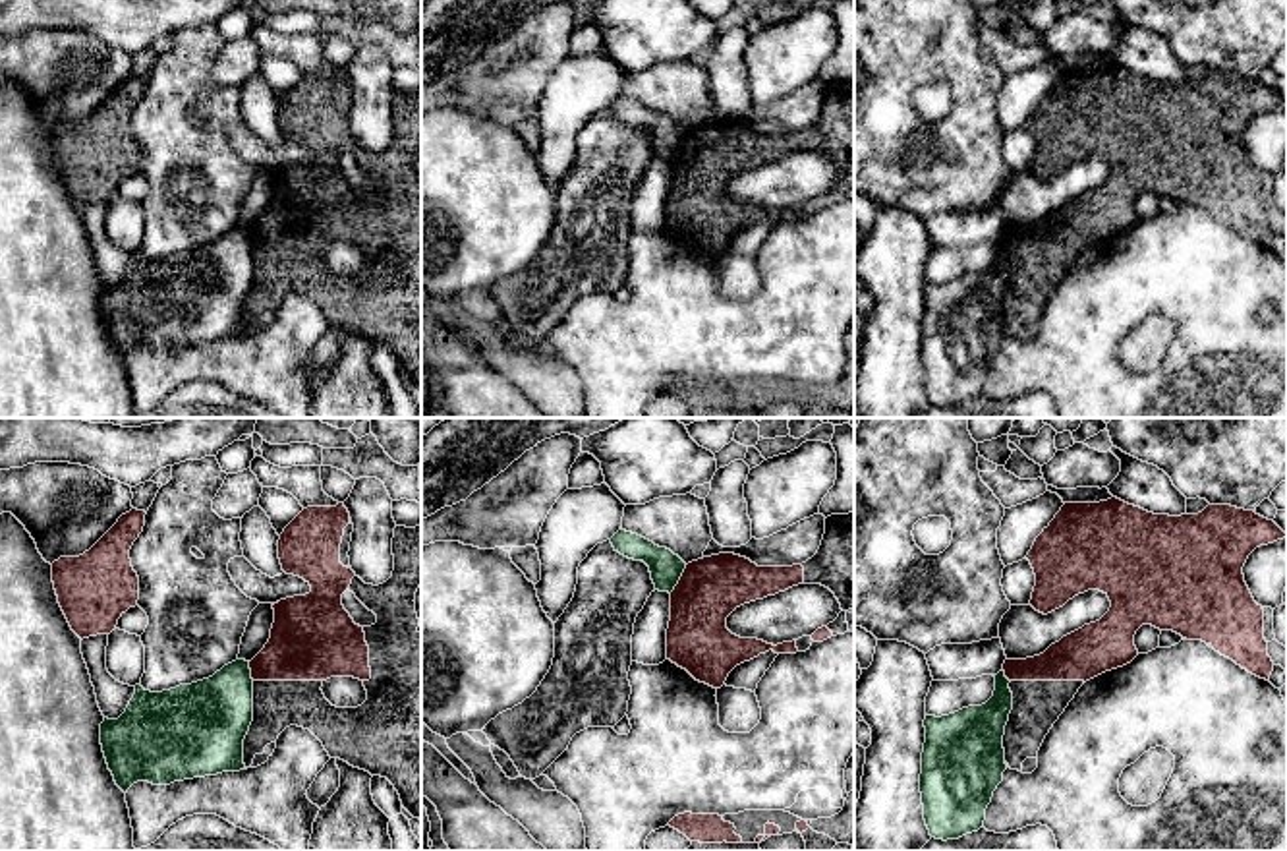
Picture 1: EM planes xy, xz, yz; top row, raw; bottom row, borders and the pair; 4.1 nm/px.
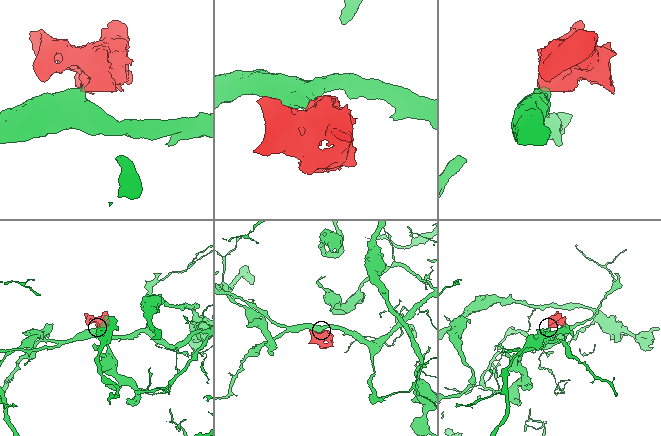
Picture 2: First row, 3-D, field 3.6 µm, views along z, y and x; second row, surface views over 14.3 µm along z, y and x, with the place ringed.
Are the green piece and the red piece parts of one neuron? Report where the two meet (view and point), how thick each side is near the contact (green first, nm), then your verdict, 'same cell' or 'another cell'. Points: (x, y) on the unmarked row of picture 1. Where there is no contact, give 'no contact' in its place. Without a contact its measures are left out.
meets green in xz at (679, 146); 140 nm thick on the green side, 260 nm on the other; another cell

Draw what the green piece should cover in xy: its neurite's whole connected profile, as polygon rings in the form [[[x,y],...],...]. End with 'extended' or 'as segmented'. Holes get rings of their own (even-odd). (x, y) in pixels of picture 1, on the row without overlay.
[[[236,226],[213,244],[151,259],[135,251],[135,261],[118,286],[100,290],[100,311],[116,352],[128,360],[137,348],[174,348],[247,337],[243,306],[253,288],[253,246],[249,228]]]; as segmented

